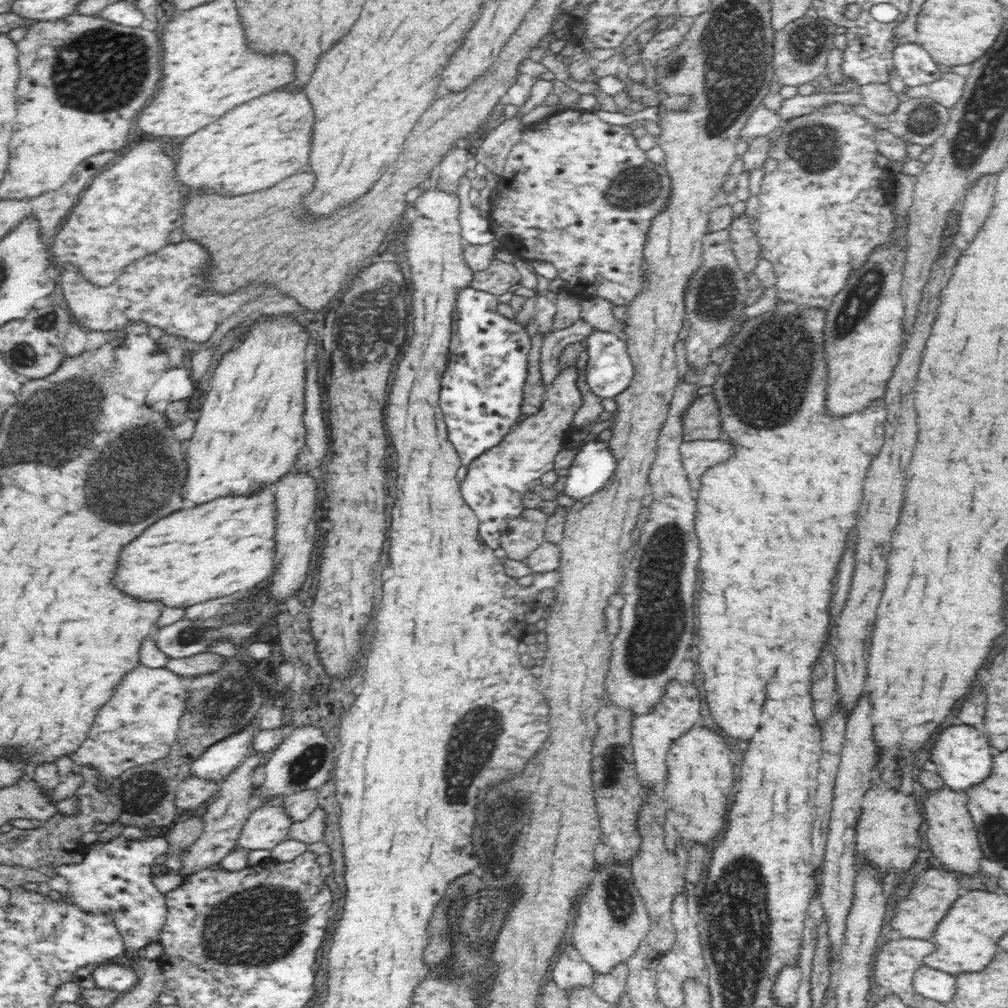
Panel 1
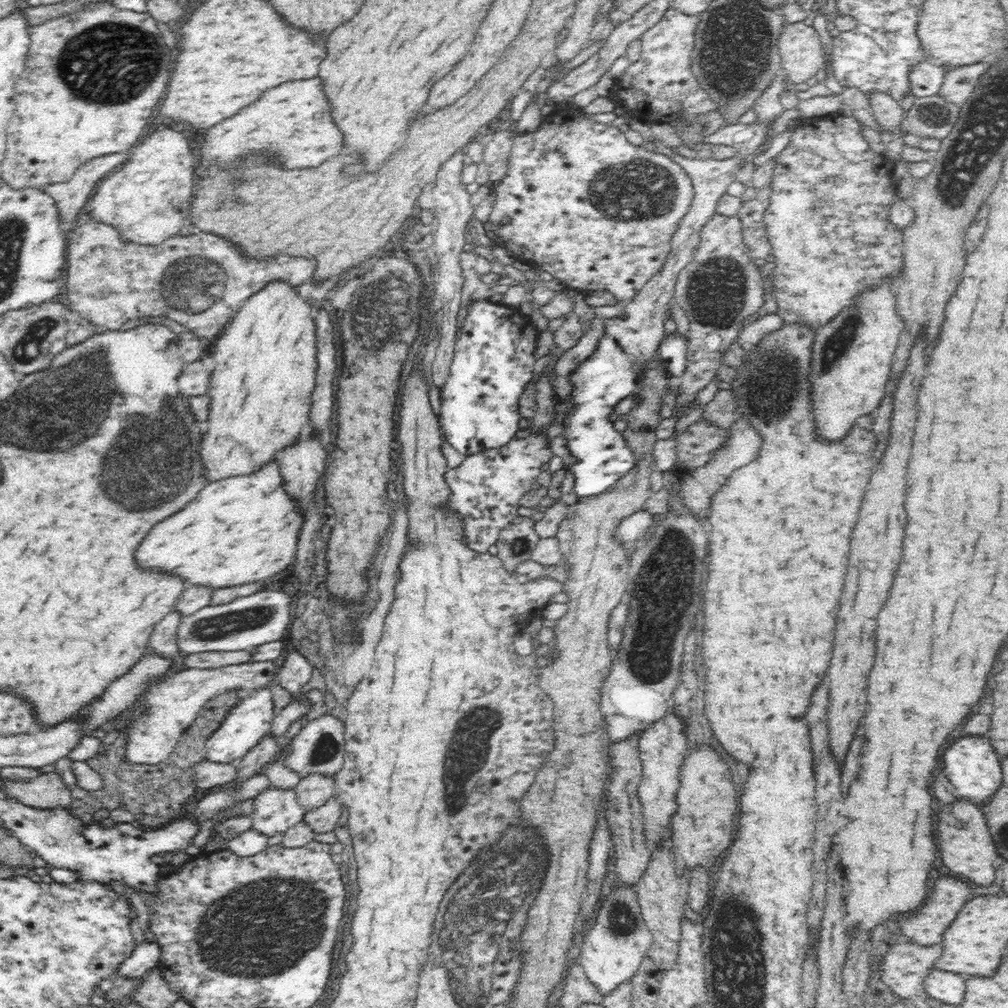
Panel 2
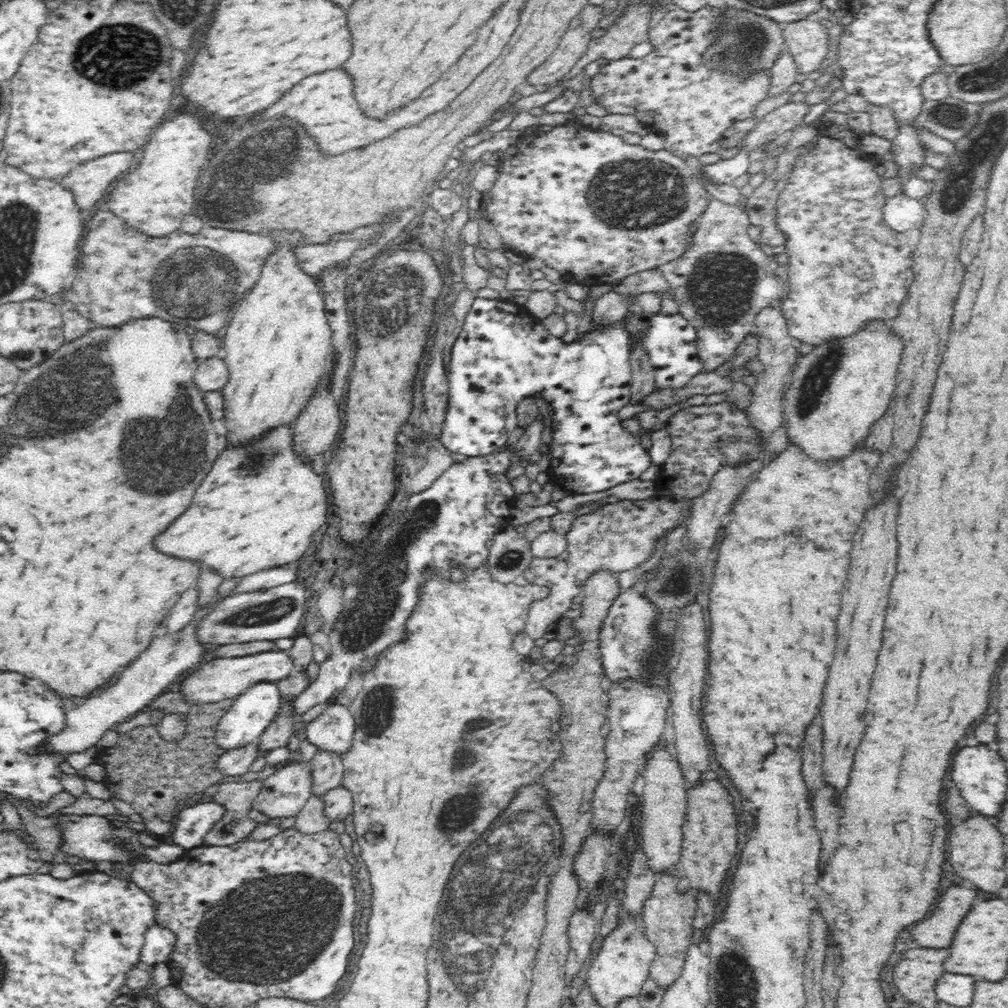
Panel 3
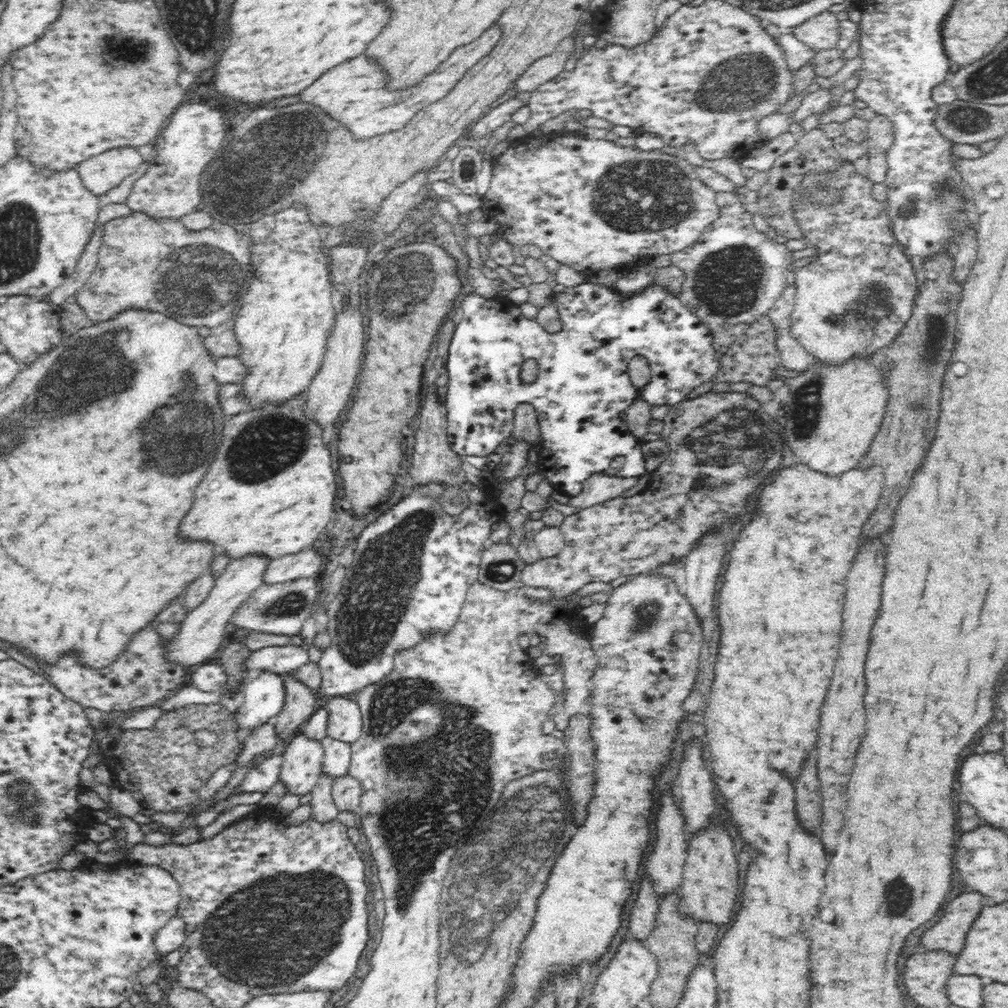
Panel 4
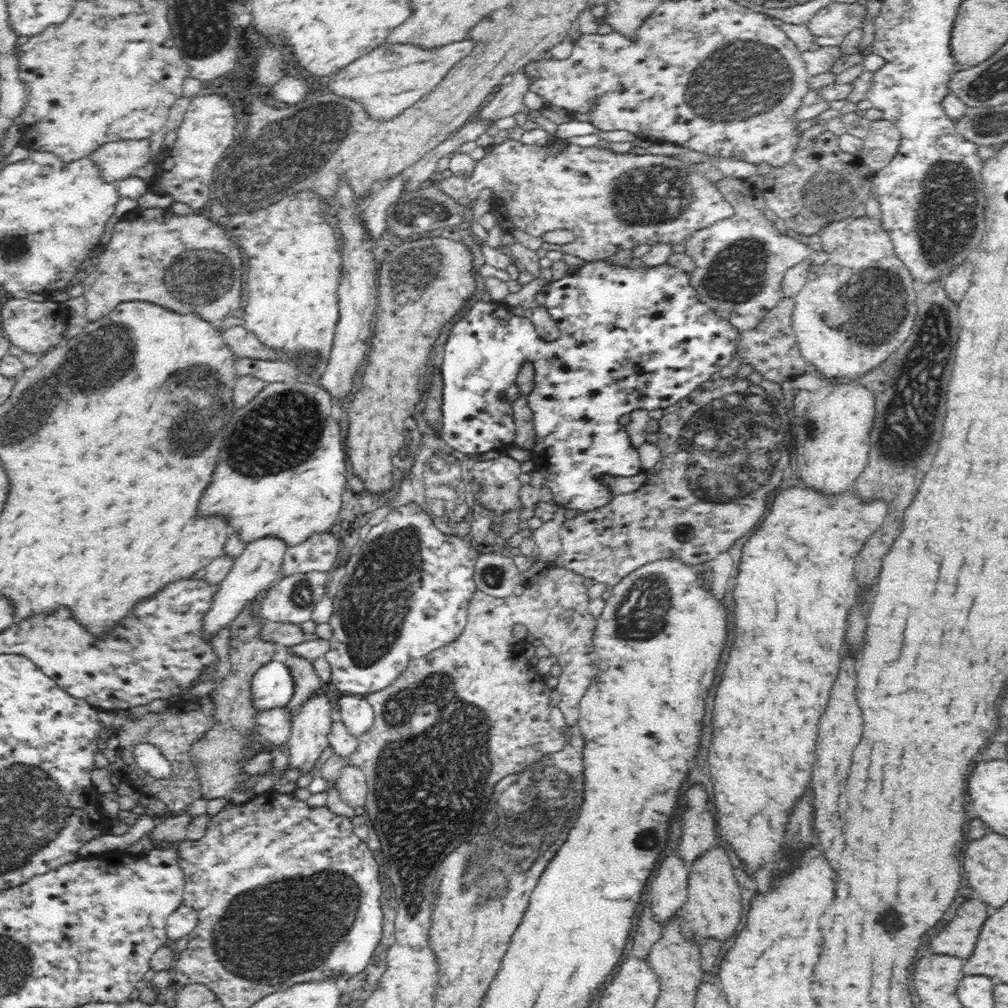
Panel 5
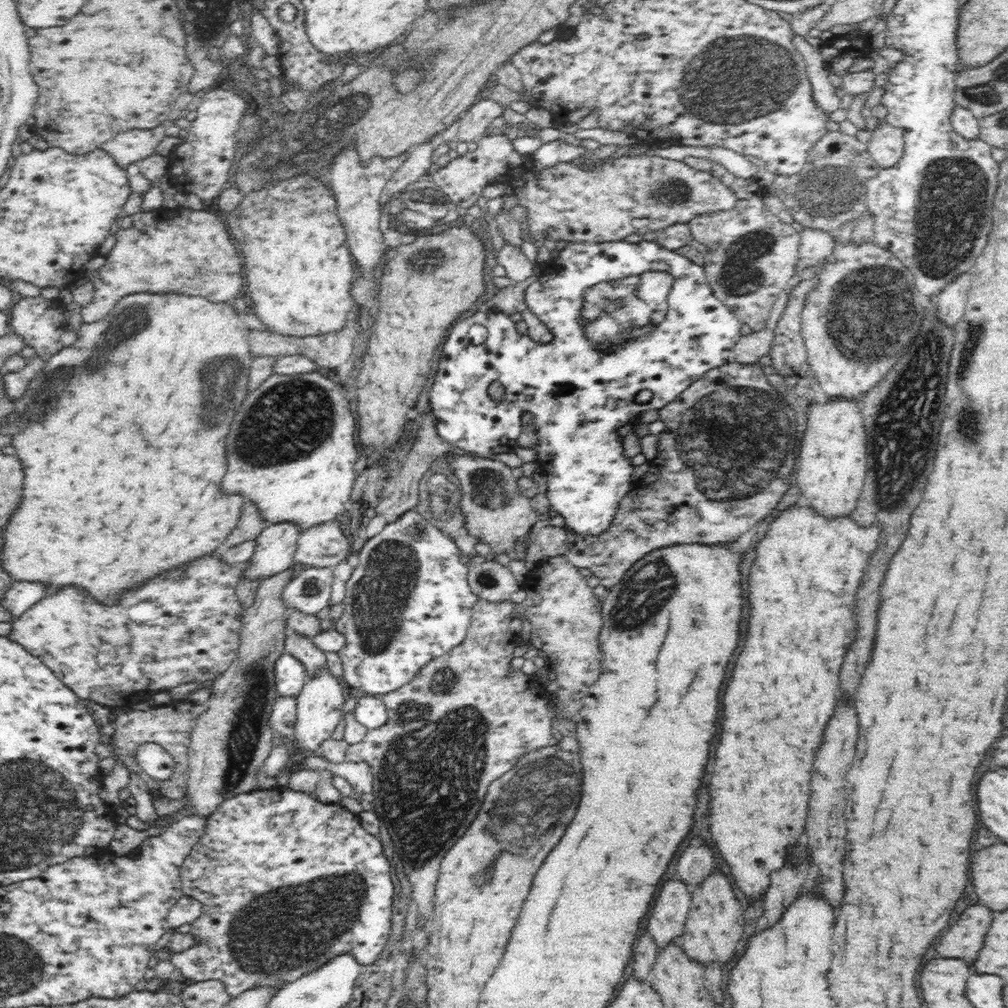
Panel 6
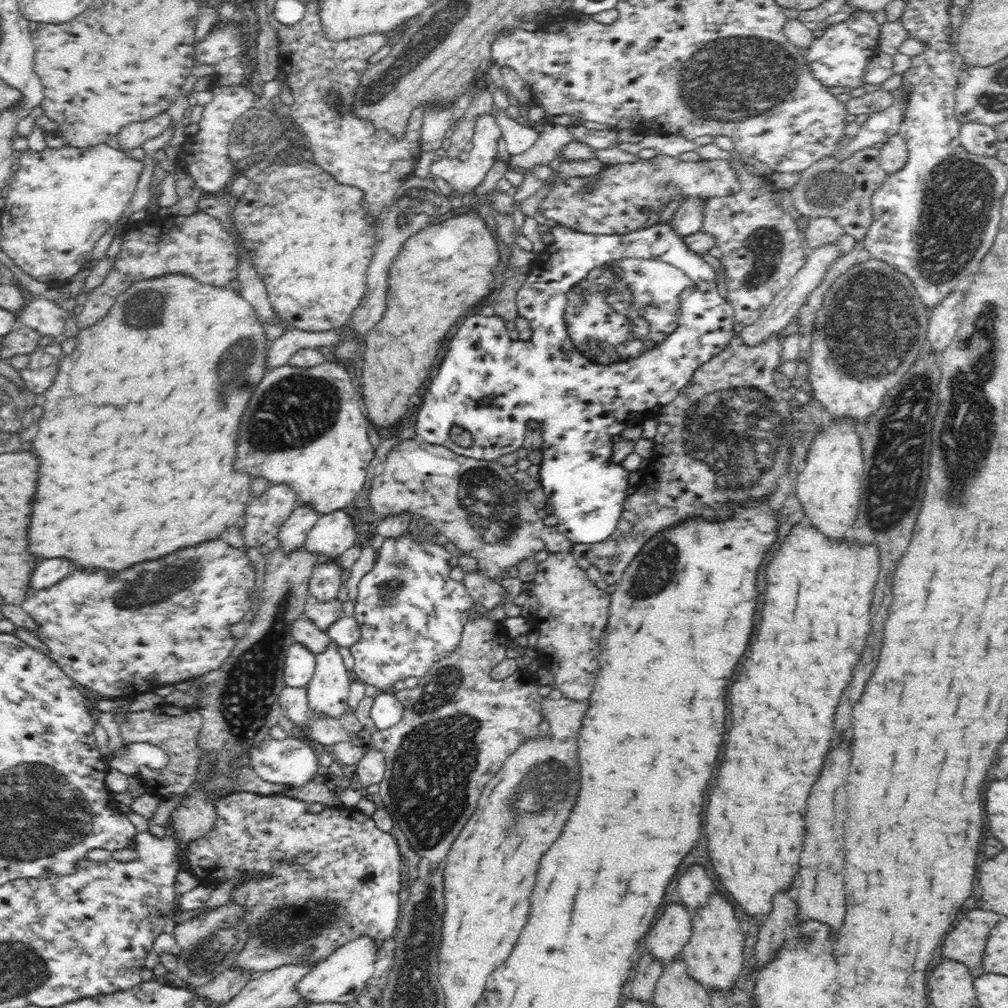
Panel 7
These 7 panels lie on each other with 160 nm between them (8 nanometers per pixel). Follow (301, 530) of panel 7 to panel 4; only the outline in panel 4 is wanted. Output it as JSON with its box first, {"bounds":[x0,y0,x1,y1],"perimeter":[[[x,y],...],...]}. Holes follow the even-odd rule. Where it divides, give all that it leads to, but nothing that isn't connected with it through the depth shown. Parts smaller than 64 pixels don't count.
{"bounds":[165,554,270,666],"perimeter":[[[255,554],[232,559],[224,569],[224,574],[220,574],[215,580],[206,600],[185,616],[179,625],[179,631],[165,646],[165,658],[181,666],[200,665],[213,658],[218,653],[224,638],[231,633],[229,618],[232,613],[241,607],[259,586],[264,584],[263,574],[269,562],[270,558]]]}

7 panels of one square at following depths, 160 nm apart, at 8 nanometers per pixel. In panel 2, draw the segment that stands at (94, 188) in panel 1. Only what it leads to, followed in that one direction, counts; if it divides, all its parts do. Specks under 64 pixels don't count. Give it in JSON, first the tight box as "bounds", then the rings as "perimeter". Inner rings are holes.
{"bounds":[86,130,196,246],"perimeter":[[[158,130],[152,132],[150,136],[144,138],[142,144],[138,144],[132,152],[132,156],[124,166],[120,166],[118,172],[111,171],[108,178],[103,178],[102,182],[96,186],[90,202],[86,203],[86,210],[94,220],[106,222],[114,226],[120,232],[120,238],[124,242],[136,242],[136,244],[146,244],[146,246],[156,246],[162,244],[166,238],[180,234],[180,228],[184,224],[186,216],[190,216],[190,198],[192,198],[192,188],[194,188],[194,168],[196,158],[192,156],[192,148],[188,138],[182,132],[176,130]]]}

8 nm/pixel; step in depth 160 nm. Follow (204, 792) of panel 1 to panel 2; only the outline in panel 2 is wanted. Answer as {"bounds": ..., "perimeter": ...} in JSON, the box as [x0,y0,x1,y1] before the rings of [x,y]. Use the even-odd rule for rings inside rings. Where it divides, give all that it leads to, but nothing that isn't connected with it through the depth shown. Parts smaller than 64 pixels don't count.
{"bounds":[193,759,237,794],"perimeter":[[[200,759],[200,762],[193,766],[193,778],[197,790],[204,794],[207,790],[226,784],[234,780],[237,772],[234,764],[220,764]]]}

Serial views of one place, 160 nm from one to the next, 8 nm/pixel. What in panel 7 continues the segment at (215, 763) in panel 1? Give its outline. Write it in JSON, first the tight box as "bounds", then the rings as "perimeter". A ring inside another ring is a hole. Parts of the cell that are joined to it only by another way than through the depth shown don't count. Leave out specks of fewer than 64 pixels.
{"bounds":[283,642,316,688],"perimeter":[[[292,642],[285,657],[283,677],[285,686],[292,688],[305,688],[313,677],[314,669],[316,668],[316,654],[312,654],[305,646]]]}

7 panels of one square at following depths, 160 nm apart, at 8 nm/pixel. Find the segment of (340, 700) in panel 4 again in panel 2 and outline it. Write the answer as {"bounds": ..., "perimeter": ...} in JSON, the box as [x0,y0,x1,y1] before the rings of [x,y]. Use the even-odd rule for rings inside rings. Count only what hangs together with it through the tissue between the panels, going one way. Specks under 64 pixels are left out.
{"bounds":[284,715,346,778],"perimeter":[[[322,715],[319,718],[308,721],[300,732],[293,736],[288,748],[288,756],[284,758],[284,766],[298,773],[298,776],[306,778],[310,774],[333,776],[342,768],[345,755],[346,740],[344,738],[345,726],[342,718],[336,719],[333,715]]]}

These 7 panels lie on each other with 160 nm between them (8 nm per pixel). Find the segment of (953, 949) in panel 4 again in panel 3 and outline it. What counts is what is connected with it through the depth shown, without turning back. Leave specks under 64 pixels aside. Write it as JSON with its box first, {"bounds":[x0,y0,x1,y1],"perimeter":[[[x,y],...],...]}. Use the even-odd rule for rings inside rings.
{"bounds":[912,886,976,948],"perimeter":[[[950,886],[946,892],[942,892],[932,914],[912,928],[914,940],[924,948],[950,946],[958,924],[968,914],[974,900],[976,900],[974,890],[962,886]]]}

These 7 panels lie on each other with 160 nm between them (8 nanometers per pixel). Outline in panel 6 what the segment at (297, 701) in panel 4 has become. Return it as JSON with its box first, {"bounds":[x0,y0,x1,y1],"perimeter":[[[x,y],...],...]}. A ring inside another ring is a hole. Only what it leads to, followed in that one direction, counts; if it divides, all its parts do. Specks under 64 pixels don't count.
{"bounds":[285,632,326,680],"perimeter":[[[289,632],[285,638],[285,652],[297,658],[305,668],[307,680],[326,664],[326,652],[312,642],[311,638]]]}

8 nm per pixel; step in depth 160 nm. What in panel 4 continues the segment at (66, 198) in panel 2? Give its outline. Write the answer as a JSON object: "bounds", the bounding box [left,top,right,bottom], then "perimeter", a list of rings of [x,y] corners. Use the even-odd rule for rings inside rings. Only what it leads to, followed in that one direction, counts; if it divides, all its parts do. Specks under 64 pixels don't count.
{"bounds":[76,147,144,196],"perimeter":[[[135,147],[114,148],[78,163],[76,169],[83,185],[96,196],[118,186],[136,171],[144,160]]]}

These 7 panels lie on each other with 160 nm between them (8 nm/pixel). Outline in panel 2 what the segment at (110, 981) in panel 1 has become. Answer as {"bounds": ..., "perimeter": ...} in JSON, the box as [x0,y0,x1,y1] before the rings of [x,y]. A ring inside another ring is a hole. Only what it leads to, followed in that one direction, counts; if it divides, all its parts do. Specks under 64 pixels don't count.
{"bounds":[115,941,162,980],"perimeter":[[[142,941],[132,952],[132,956],[122,962],[115,977],[140,980],[152,968],[159,967],[161,958],[162,949],[156,942]]]}

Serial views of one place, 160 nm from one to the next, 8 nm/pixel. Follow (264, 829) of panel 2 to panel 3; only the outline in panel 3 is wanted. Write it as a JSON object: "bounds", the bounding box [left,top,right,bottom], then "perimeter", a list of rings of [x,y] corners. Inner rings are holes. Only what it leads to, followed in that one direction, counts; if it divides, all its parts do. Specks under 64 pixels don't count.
{"bounds":[253,763,312,819],"perimeter":[[[288,763],[276,769],[262,783],[260,794],[253,802],[254,809],[270,819],[297,816],[312,796],[311,764]]]}

